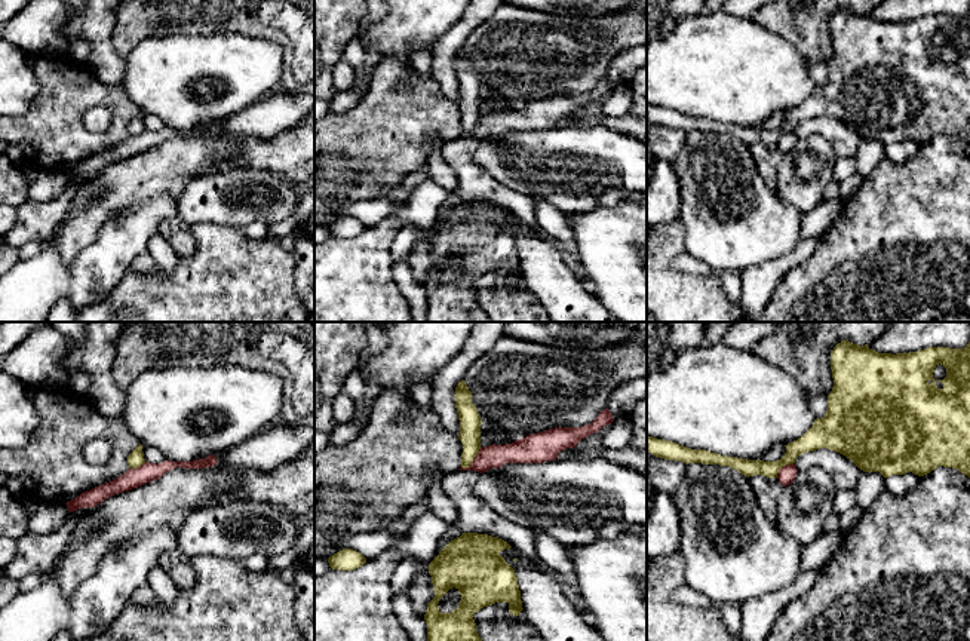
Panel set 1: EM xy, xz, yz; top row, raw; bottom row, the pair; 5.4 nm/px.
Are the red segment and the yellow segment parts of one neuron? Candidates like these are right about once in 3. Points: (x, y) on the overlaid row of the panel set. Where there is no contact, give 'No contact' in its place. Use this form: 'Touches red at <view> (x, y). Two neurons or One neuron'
Touches red at xz (472, 462). Two neurons

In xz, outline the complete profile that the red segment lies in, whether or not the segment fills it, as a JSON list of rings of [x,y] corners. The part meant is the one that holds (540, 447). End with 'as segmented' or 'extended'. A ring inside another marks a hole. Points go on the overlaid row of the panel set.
[[[608,408],[589,424],[581,427],[555,427],[544,432],[528,435],[506,445],[482,447],[472,464],[458,470],[488,472],[506,463],[543,463],[556,460],[562,450],[574,448],[586,436],[599,432],[604,426],[614,421]]]; as segmented

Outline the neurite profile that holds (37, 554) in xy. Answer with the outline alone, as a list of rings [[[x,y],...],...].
[[[98,504],[68,512],[65,522],[53,533],[36,534],[28,531],[16,540],[16,553],[3,568],[4,577],[19,582],[31,573],[44,576],[64,556],[79,519],[95,507]]]

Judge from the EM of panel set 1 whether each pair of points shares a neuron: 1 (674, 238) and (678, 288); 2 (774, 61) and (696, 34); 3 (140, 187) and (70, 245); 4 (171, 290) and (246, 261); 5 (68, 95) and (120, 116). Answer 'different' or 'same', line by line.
1: same
2: same
3: same
4: same
5: same

